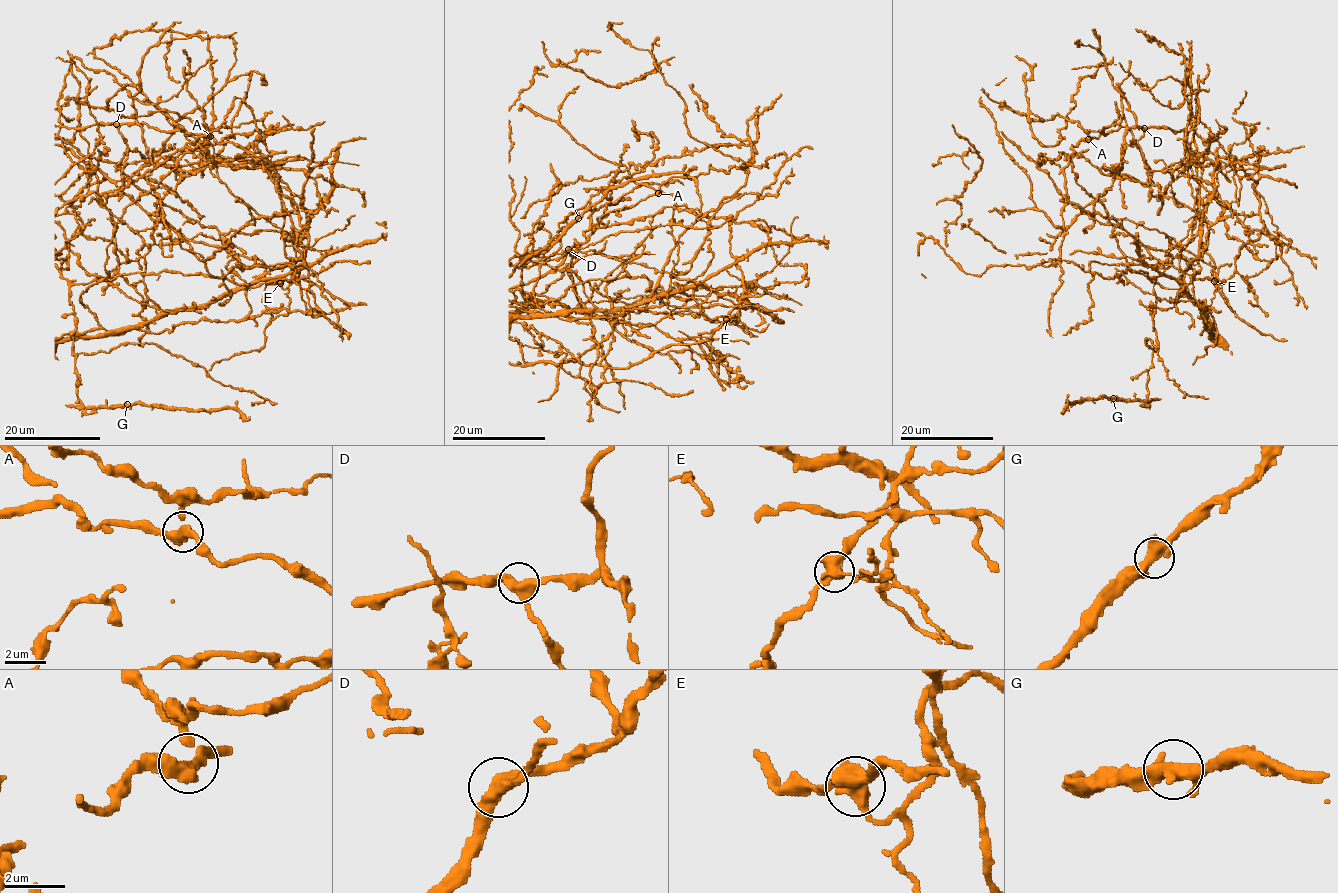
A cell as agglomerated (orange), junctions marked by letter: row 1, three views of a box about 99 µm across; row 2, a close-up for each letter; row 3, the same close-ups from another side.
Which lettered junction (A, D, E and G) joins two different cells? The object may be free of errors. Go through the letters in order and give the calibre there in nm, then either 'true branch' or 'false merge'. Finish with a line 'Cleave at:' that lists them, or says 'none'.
A: 380 nm thick; true branch
D: 400 nm thick; true branch
E: 480 nm thick; false merge
G: 400 nm thick; true branch
Cleave at: E

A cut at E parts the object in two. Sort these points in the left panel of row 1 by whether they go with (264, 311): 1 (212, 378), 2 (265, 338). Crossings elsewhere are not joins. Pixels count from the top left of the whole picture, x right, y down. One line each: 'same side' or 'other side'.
1: same side
2: other side

